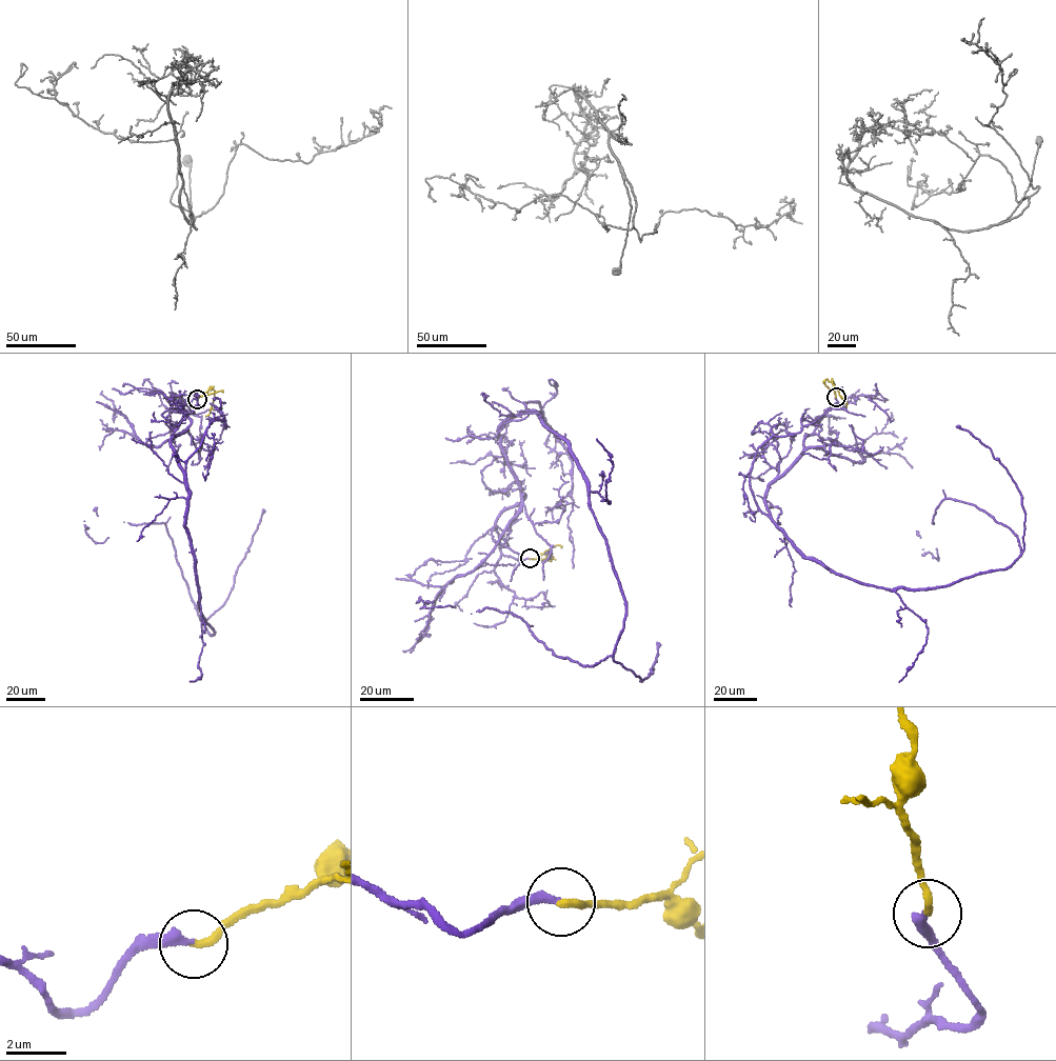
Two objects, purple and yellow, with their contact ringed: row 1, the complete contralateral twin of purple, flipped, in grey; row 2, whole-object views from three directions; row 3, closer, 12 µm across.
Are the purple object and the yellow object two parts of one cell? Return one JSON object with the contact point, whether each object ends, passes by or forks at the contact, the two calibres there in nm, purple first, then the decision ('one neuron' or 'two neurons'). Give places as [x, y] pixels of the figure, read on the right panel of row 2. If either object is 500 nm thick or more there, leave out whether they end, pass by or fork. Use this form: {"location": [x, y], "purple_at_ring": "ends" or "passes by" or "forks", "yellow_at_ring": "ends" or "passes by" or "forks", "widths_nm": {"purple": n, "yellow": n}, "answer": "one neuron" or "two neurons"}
{"location": [836, 397], "purple_at_ring": "ends", "yellow_at_ring": "ends", "widths_nm": {"purple": 320, "yellow": 260}, "answer": "one neuron"}

